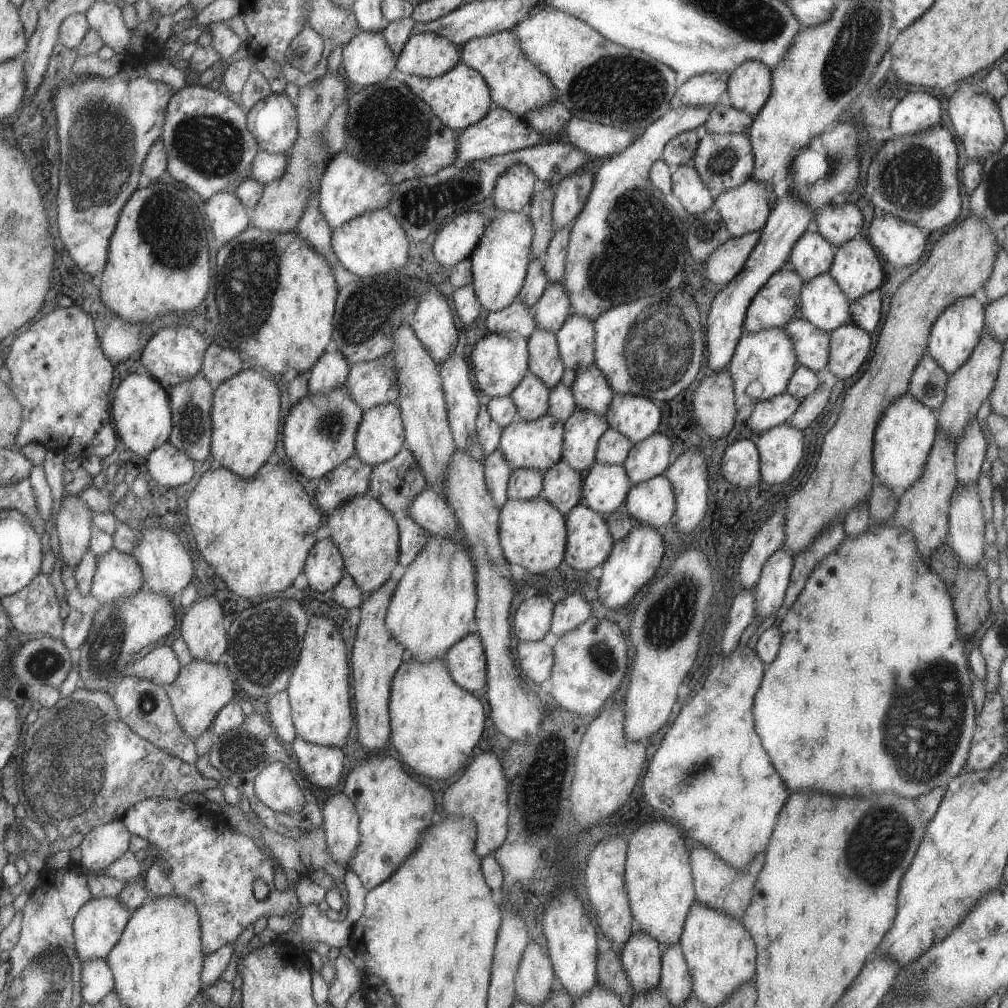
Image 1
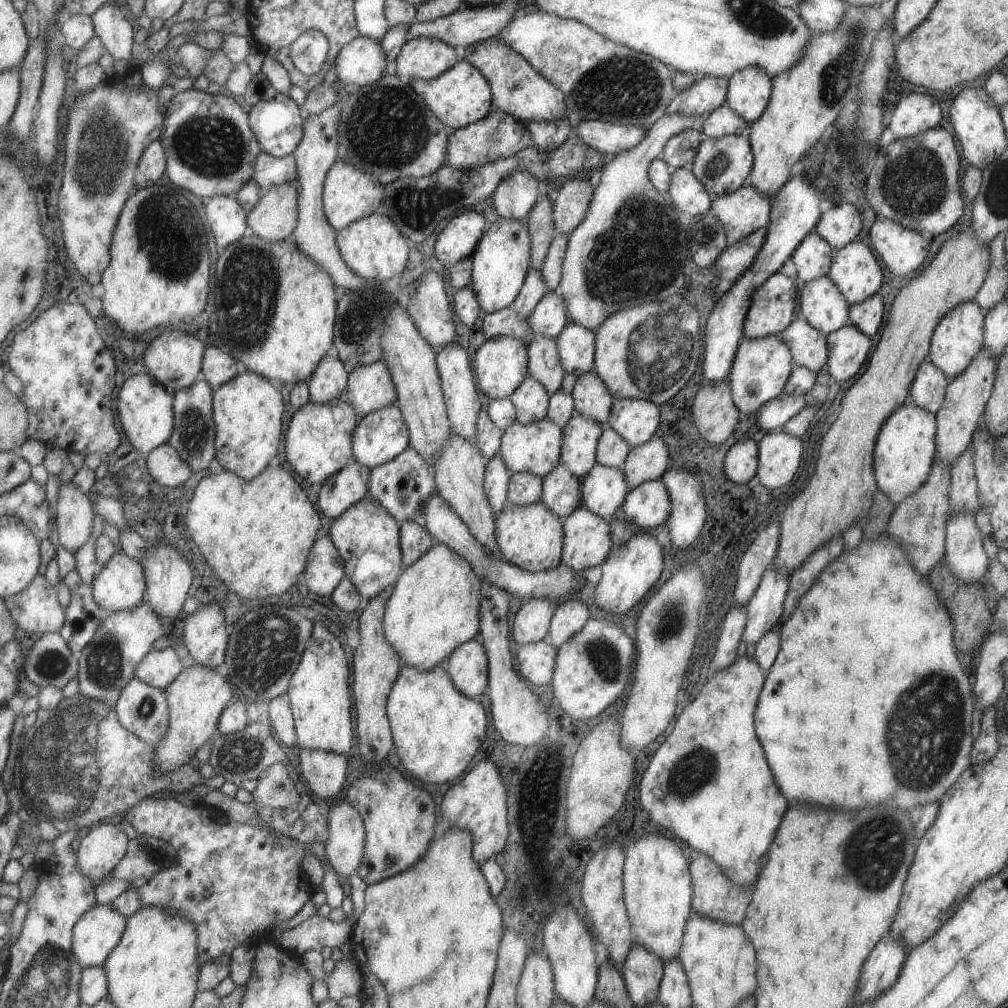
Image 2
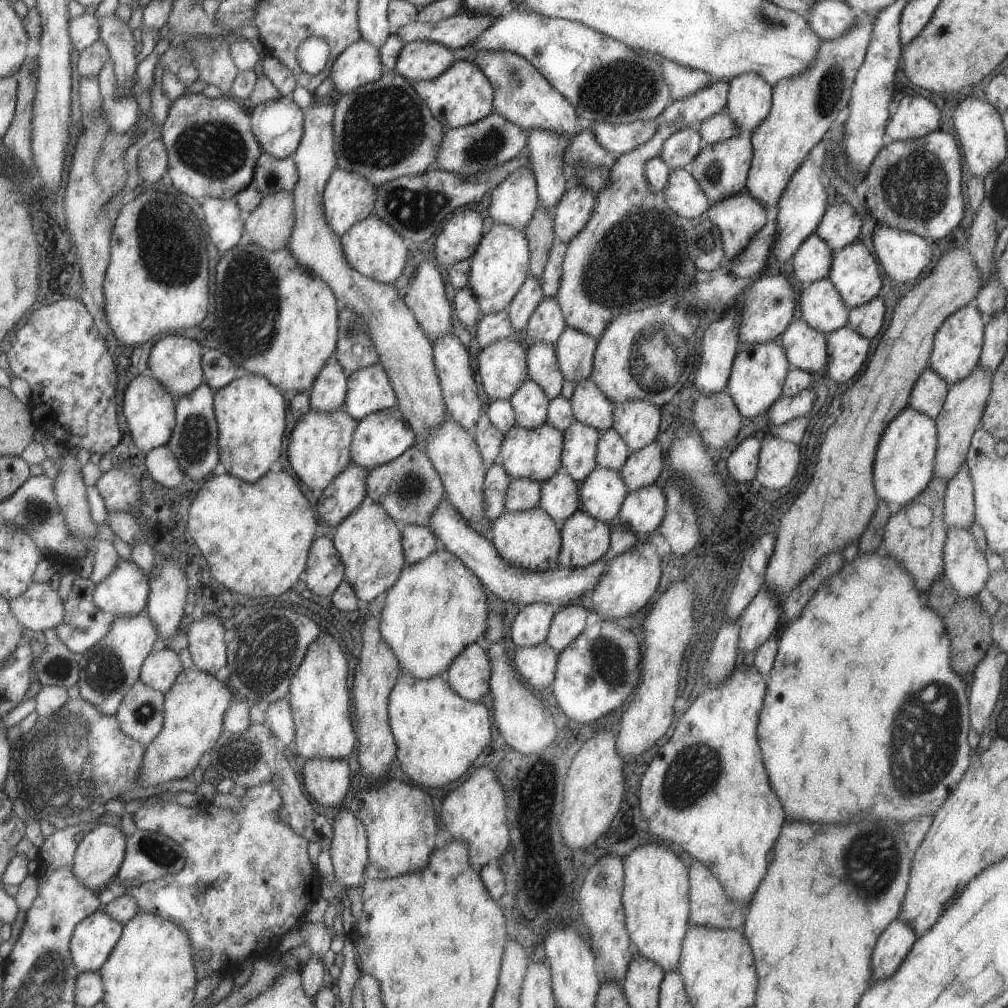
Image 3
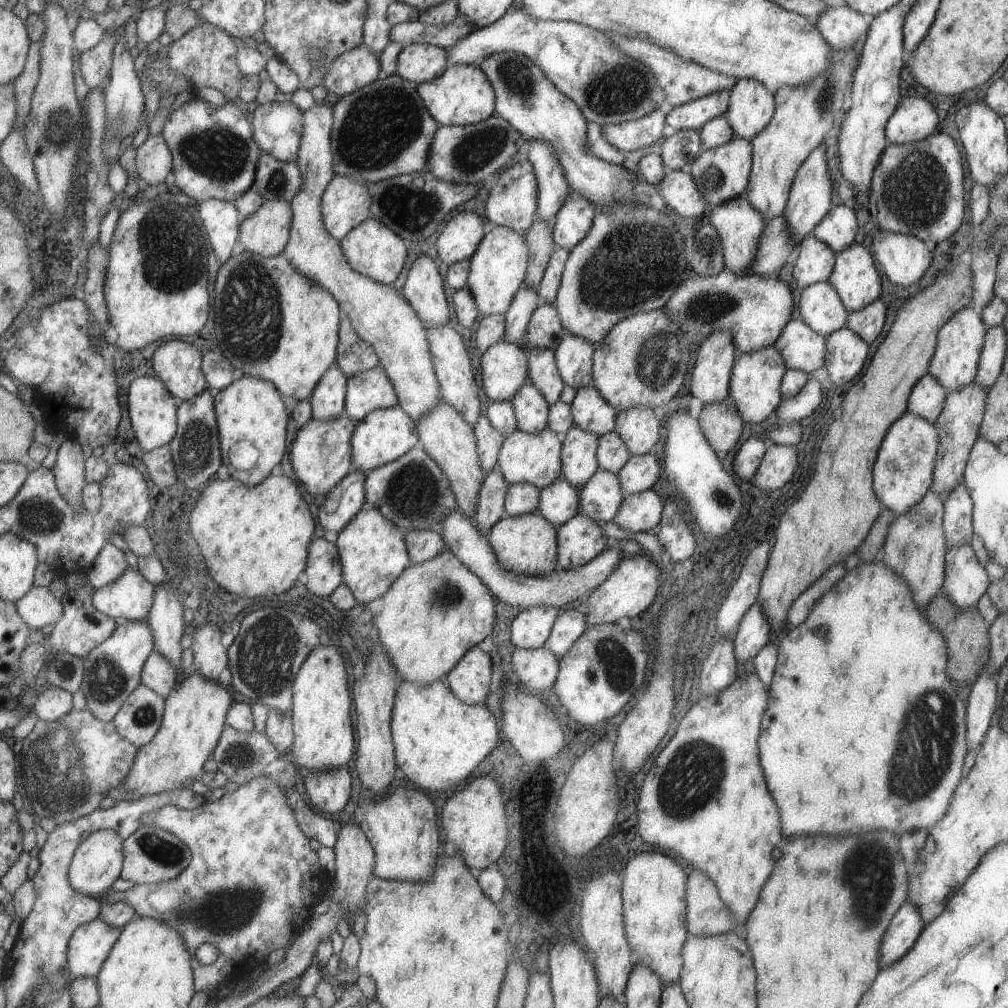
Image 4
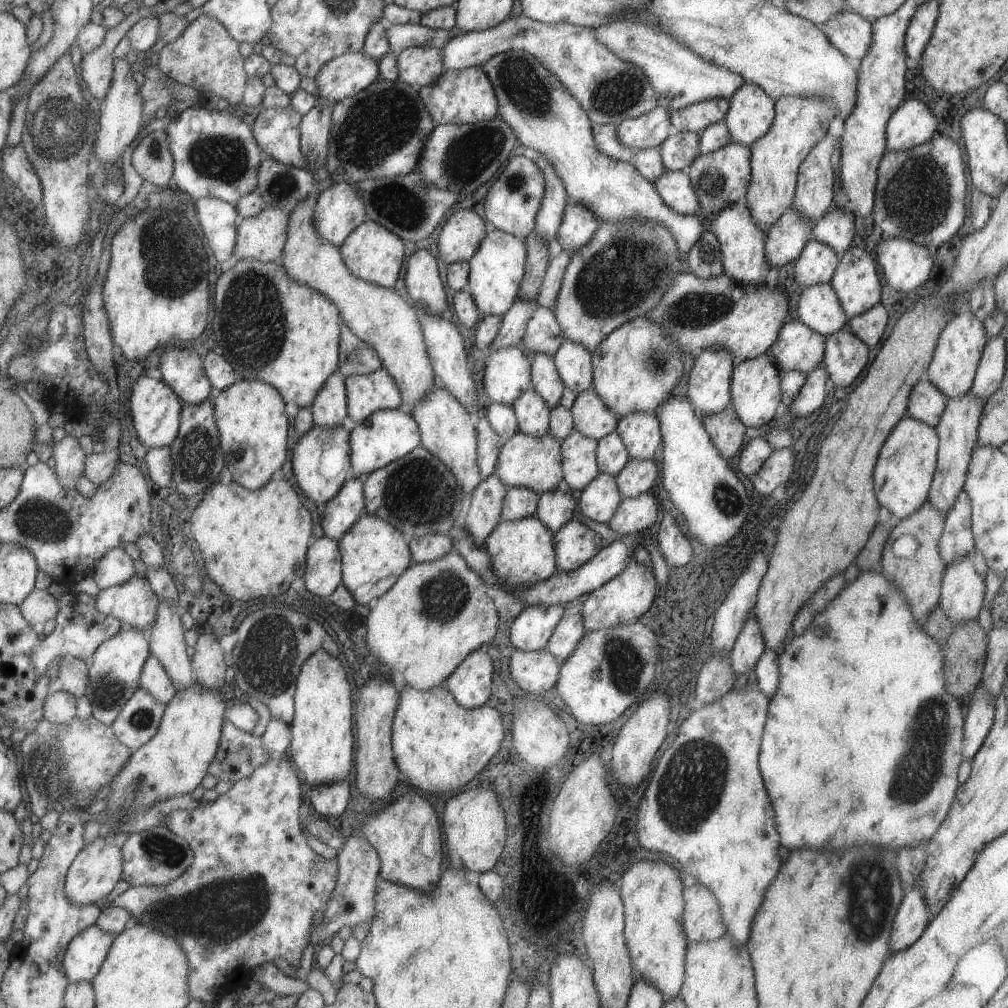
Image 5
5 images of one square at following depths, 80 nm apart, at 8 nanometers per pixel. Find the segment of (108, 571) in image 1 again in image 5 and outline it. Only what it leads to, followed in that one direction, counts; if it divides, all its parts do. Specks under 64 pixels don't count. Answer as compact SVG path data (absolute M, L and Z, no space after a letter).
M133 575L121 584L99 589L94 605L101 614L120 620L122 627L146 633L154 623L158 599L145 577Z

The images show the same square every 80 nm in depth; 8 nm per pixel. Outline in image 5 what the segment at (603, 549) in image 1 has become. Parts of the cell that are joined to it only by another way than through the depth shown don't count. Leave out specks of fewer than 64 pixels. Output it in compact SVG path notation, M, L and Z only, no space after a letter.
M575 517L569 519L553 535L557 570L574 571L585 564L606 543Z

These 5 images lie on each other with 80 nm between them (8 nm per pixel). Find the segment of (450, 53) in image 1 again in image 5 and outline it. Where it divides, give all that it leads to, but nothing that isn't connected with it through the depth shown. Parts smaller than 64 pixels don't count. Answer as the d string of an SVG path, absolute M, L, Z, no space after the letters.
M407 47L395 60L398 79L417 88L433 84L444 71L442 50L437 47Z

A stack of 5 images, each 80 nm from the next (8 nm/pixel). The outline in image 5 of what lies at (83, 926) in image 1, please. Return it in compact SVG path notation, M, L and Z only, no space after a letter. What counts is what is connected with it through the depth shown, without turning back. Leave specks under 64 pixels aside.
M95 923L73 936L62 960L68 982L90 982L99 972L113 939L113 933L101 930Z

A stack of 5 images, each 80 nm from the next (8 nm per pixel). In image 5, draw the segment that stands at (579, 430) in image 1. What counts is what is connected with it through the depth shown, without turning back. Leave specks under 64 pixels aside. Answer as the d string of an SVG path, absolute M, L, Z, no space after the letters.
M574 428L560 441L560 455L562 466L562 479L568 484L573 493L578 493L588 482L591 482L597 473L600 472L596 463L596 440L583 436Z

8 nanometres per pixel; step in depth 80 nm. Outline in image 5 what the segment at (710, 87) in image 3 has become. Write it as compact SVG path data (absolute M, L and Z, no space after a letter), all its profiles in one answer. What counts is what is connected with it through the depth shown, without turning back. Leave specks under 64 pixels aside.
M712 98L690 104L670 112L669 122L678 131L701 132L708 124L721 120L726 115L728 100Z

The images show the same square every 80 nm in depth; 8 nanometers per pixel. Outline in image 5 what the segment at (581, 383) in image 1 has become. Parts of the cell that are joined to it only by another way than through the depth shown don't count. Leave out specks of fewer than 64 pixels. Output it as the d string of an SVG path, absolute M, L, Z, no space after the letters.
M593 388L578 392L569 409L574 429L583 436L599 440L616 430L617 416Z

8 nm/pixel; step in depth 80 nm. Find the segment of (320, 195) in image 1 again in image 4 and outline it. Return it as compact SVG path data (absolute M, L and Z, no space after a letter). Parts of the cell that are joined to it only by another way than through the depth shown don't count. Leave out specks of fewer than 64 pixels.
M334 174L321 195L320 211L325 230L341 240L355 225L370 218L371 195L366 183Z

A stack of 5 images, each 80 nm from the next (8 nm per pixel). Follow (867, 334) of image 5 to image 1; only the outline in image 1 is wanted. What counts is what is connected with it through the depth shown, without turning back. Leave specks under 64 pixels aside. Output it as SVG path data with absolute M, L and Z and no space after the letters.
M879 289L872 290L858 299L850 300L849 312L852 322L869 334L877 328L877 322L881 318L881 296Z

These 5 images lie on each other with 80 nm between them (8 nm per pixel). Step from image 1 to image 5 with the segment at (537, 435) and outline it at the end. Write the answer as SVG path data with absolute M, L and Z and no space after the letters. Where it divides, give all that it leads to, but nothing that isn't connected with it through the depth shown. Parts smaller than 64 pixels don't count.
M518 430L499 449L494 473L505 487L530 488L538 495L553 490L562 479L560 441L551 433L532 437Z

